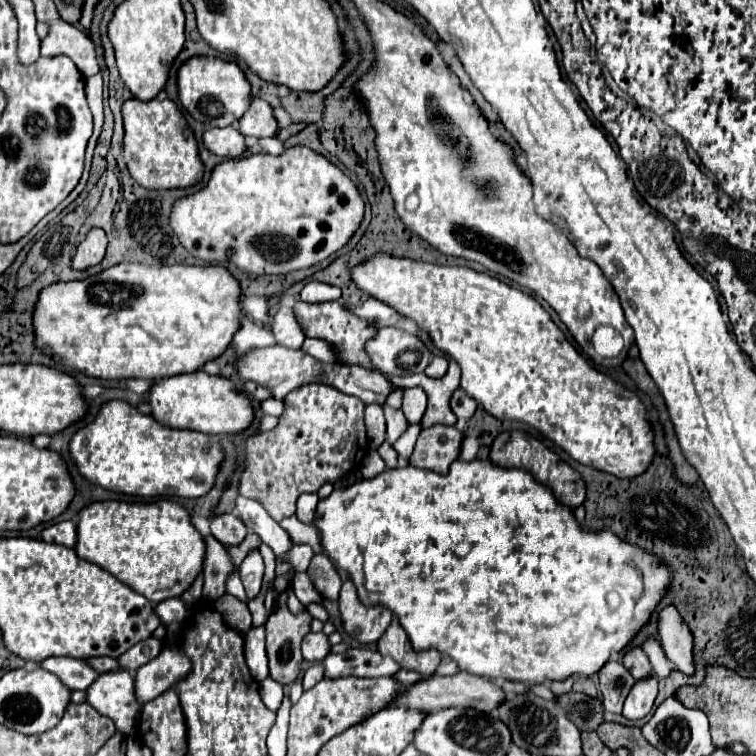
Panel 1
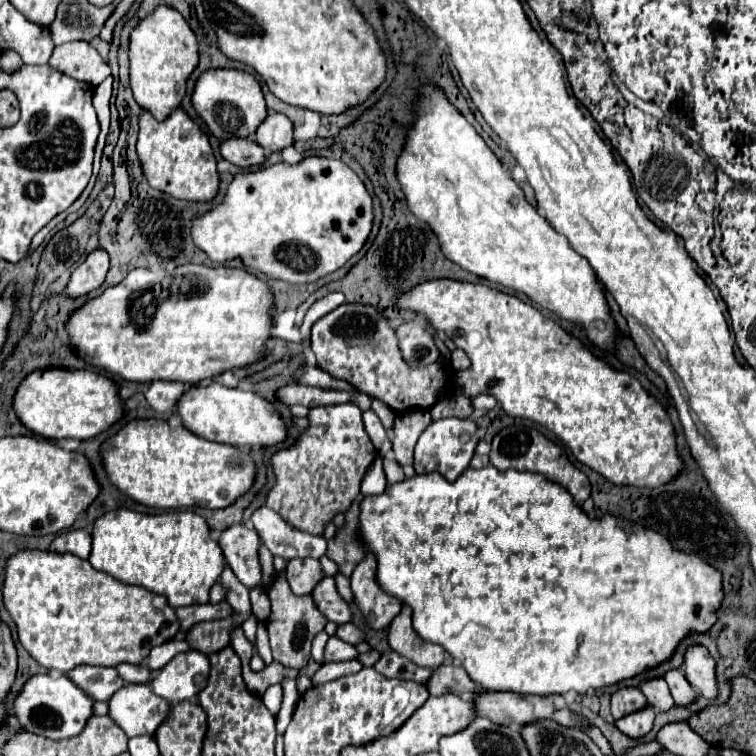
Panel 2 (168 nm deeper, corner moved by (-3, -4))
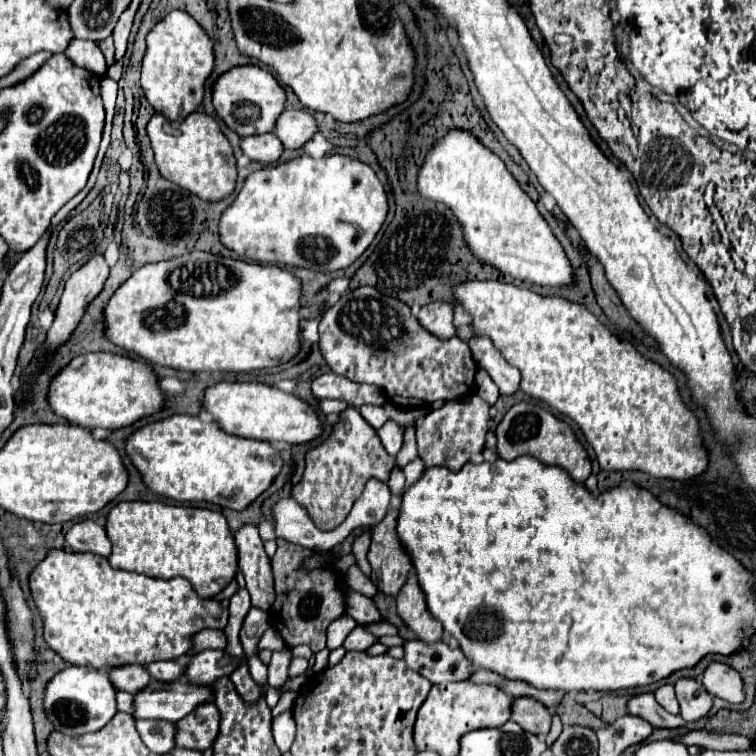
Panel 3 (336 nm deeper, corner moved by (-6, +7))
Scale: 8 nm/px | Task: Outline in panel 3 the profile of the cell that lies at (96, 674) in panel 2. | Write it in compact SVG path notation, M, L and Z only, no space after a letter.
M127 666L127 668L109 668L107 674L111 676L111 682L117 690L137 694L143 688L149 686L151 674L143 666Z

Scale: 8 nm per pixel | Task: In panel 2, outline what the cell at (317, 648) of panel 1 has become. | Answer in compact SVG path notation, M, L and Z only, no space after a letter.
M330 637L324 647L324 661L348 661L354 659L356 655L358 651L354 649L354 645L344 643L338 637Z

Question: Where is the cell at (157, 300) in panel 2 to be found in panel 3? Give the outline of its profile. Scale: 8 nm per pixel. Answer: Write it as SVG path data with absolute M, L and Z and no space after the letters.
M191 252L139 268L105 308L107 338L149 364L185 372L249 372L289 362L301 350L301 280L279 266L261 266Z

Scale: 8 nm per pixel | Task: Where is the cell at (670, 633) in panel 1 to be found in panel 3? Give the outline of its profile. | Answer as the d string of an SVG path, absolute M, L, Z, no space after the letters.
M711 662L703 674L703 686L711 696L723 698L727 702L741 704L745 700L741 676L727 664Z

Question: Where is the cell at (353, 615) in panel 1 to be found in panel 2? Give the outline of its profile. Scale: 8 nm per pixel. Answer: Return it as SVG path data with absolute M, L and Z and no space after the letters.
M366 555L356 565L350 583L354 593L354 605L360 609L366 625L374 631L384 631L400 613L402 603L392 599L392 595L380 591L380 587L376 587L374 571L376 565L372 563L372 555Z

